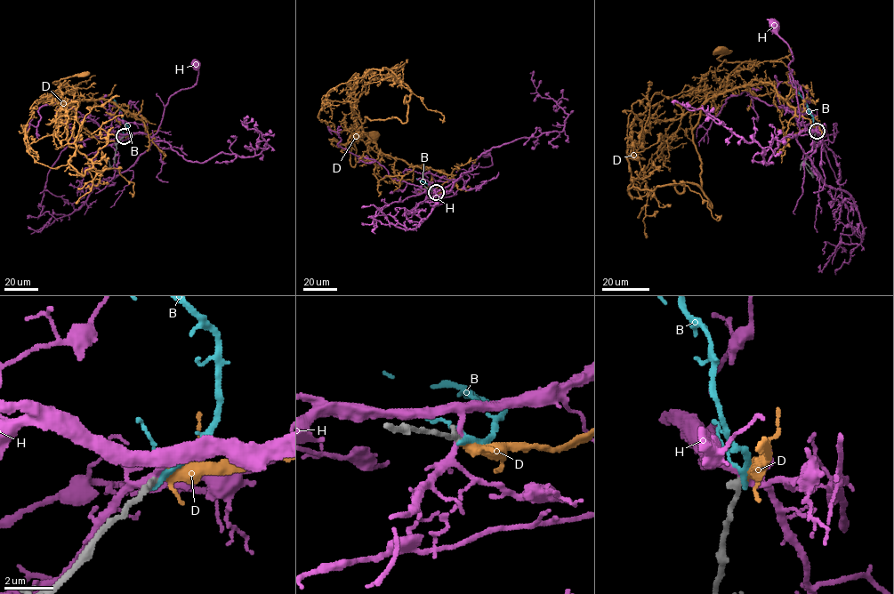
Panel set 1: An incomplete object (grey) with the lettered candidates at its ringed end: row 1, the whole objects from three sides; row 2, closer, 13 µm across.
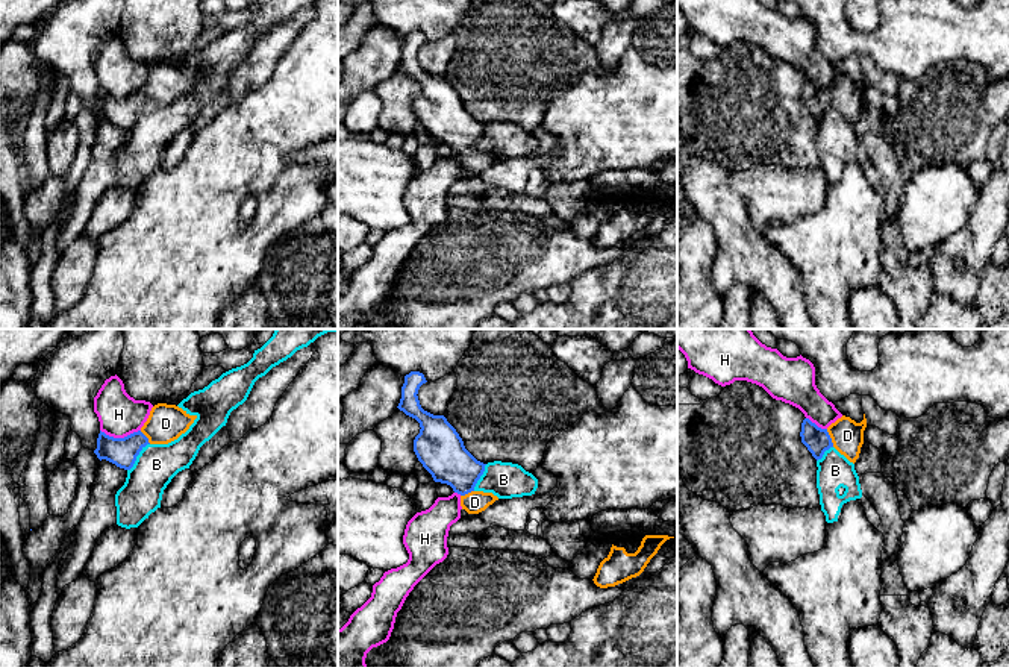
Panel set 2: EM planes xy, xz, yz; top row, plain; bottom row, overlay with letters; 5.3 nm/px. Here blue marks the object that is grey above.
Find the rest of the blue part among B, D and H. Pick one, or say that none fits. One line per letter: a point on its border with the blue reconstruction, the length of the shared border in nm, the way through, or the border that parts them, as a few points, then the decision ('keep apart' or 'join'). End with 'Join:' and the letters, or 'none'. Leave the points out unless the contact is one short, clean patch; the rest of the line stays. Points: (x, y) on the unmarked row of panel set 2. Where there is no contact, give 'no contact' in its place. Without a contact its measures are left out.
B: xy (137, 115) | 190 nm | along xy (149, 103), (128, 131) | keep apart
D: yz (830, 99) | 100 nm | across yz (817, 100), (830, 99), (847, 96) | join
H: xy (120, 99) | 220 nm | along xy (100, 90), (114, 97), (126, 97), (140, 91) | keep apart
Join: D

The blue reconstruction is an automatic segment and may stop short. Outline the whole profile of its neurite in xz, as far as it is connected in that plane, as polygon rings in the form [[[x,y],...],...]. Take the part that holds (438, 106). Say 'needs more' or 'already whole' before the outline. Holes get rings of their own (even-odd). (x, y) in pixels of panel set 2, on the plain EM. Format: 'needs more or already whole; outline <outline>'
needs more; outline [[[420,32],[406,35],[397,67],[420,83],[414,112],[435,142],[450,146],[461,156],[462,170],[468,174],[479,174],[498,161],[492,153],[474,150],[486,124],[477,121],[465,109],[462,99],[444,76],[433,76],[421,68],[417,55],[426,42]]]

